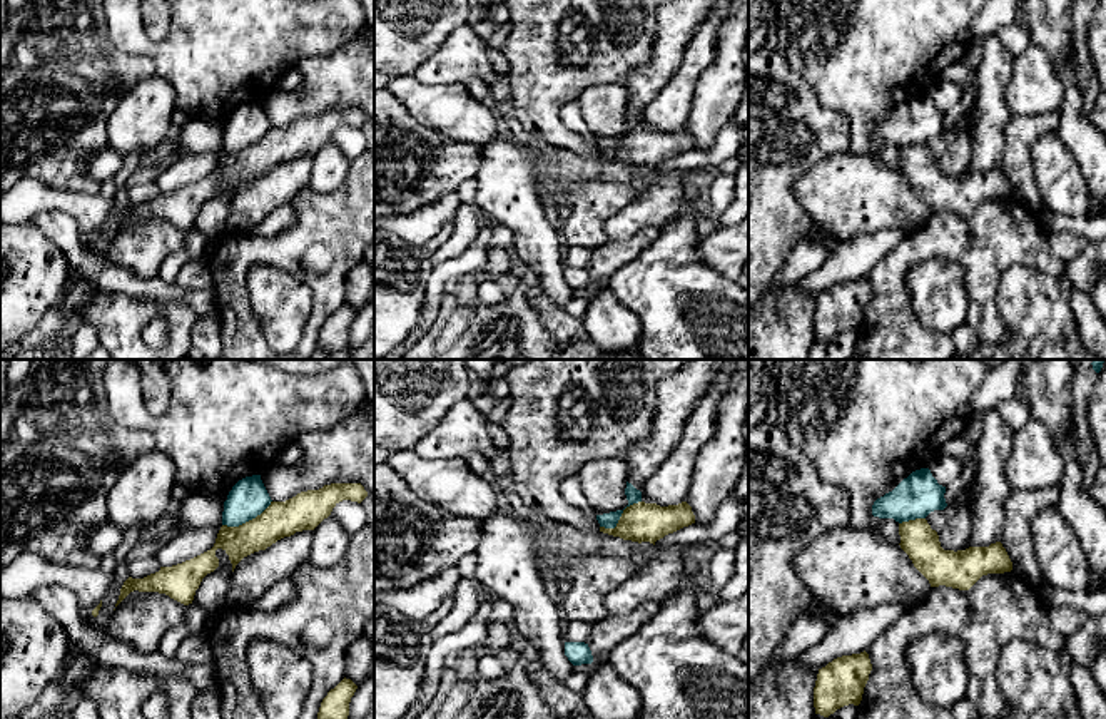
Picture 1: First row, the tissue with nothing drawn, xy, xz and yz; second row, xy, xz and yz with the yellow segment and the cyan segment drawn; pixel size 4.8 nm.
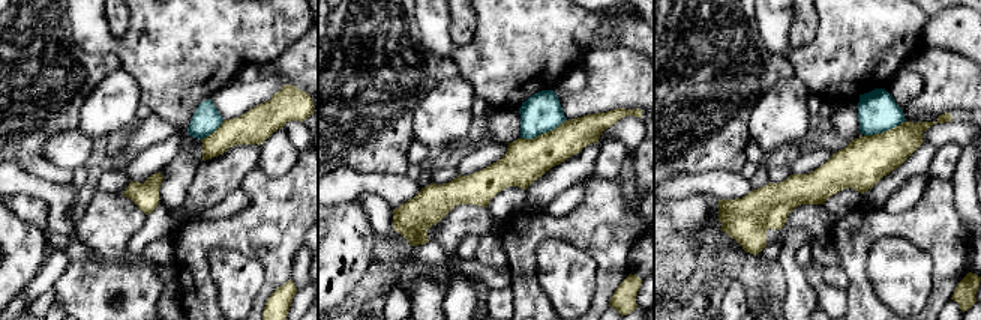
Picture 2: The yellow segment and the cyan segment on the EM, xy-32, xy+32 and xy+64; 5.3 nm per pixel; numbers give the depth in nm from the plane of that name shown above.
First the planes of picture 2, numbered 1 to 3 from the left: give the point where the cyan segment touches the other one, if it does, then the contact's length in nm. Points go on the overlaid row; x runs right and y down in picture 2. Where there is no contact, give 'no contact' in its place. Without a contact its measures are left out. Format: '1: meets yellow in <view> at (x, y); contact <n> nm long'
1: meets yellow in xy-32 at (213, 132); contact 170 nm long
2: meets yellow in xy+32 at (545, 132); contact 260 nm long
3: meets yellow in xy+64 at (885, 131); contact 240 nm long

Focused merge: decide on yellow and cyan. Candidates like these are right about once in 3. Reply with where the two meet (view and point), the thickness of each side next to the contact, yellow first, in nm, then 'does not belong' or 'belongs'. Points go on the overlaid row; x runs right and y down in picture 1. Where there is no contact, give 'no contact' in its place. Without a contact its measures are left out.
xy (249, 520) | 180/190 nm | does not belong

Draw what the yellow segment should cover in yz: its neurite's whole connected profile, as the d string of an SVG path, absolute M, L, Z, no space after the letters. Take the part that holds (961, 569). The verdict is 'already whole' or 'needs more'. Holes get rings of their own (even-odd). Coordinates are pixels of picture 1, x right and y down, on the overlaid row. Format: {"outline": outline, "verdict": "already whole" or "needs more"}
{"outline": "M926 518L899 523L901 548L931 587L969 590L982 575L1012 570L1012 562L1001 542L989 547L944 550L939 535Z", "verdict": "already whole"}

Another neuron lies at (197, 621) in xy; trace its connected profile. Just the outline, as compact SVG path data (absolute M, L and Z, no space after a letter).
M199 604L187 605L185 619L180 625L167 630L159 642L157 652L170 659L177 655L179 645L187 635L207 634L212 614L205 612Z

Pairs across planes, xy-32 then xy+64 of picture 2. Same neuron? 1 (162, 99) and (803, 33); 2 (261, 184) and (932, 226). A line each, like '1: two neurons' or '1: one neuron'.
1: two neurons
2: one neuron

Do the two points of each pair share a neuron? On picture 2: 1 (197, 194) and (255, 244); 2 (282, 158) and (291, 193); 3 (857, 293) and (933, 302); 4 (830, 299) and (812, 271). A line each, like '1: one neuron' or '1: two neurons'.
1: two neurons
2: two neurons
3: one neuron
4: one neuron

